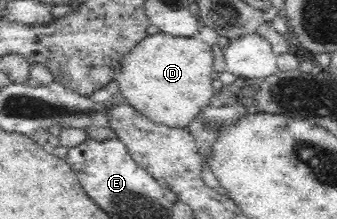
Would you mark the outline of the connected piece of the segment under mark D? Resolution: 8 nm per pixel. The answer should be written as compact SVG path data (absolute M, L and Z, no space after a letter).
M157 32L147 35L123 58L115 79L125 102L155 123L186 127L210 101L213 92L213 49L199 37Z

